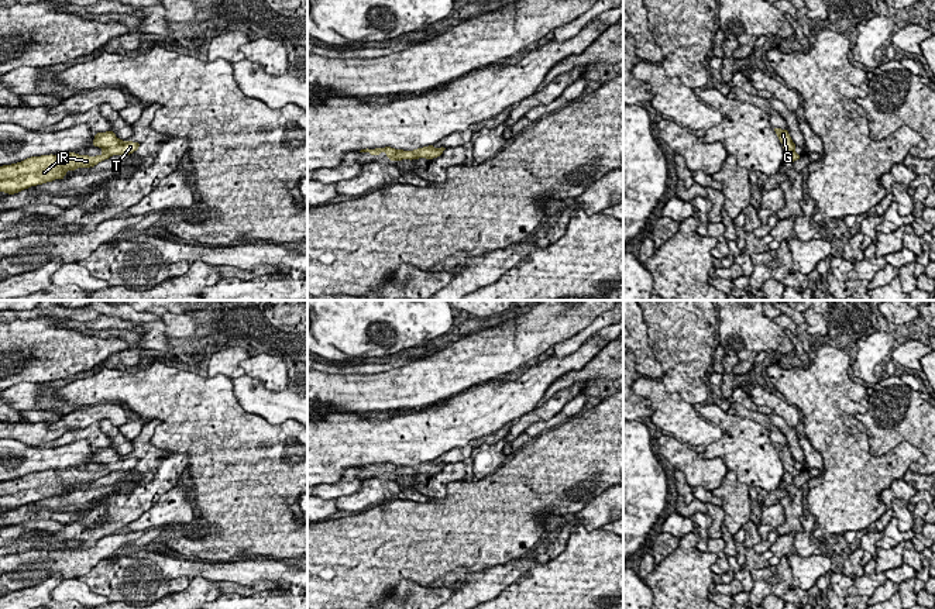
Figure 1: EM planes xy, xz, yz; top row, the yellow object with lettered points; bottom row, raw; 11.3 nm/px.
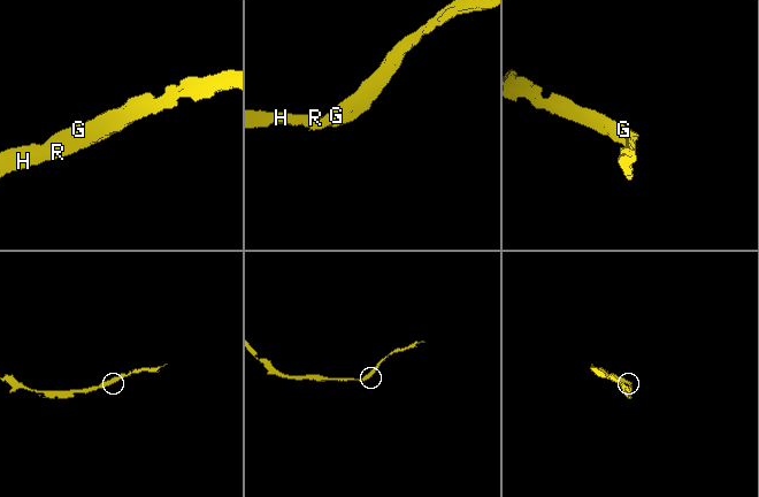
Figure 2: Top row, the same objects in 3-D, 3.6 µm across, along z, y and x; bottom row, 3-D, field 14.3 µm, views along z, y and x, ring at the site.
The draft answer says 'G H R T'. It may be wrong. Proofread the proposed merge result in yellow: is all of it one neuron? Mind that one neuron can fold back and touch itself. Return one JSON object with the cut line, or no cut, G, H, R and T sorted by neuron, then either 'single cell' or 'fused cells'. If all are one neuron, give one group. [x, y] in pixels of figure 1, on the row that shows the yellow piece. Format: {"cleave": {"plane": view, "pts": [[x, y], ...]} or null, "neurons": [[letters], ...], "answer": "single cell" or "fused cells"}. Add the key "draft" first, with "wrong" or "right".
{"draft": "right", "cleave": null, "neurons": [["G", "H", "R", "T"]], "answer": "single cell"}

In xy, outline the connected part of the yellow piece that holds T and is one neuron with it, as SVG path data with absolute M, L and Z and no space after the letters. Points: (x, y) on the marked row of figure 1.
M113 131L97 133L93 145L102 149L100 155L89 156L75 152L59 155L31 156L21 162L0 166L0 192L14 195L31 186L63 179L68 171L93 168L113 155L130 155L140 144L123 141Z

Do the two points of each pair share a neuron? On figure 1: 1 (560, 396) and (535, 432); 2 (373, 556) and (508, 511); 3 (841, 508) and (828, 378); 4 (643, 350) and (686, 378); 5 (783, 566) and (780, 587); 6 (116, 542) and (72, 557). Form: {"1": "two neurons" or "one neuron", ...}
{"1": "two neurons", "2": "one neuron", "3": "one neuron", "4": "two neurons", "5": "one neuron", "6": "one neuron"}

